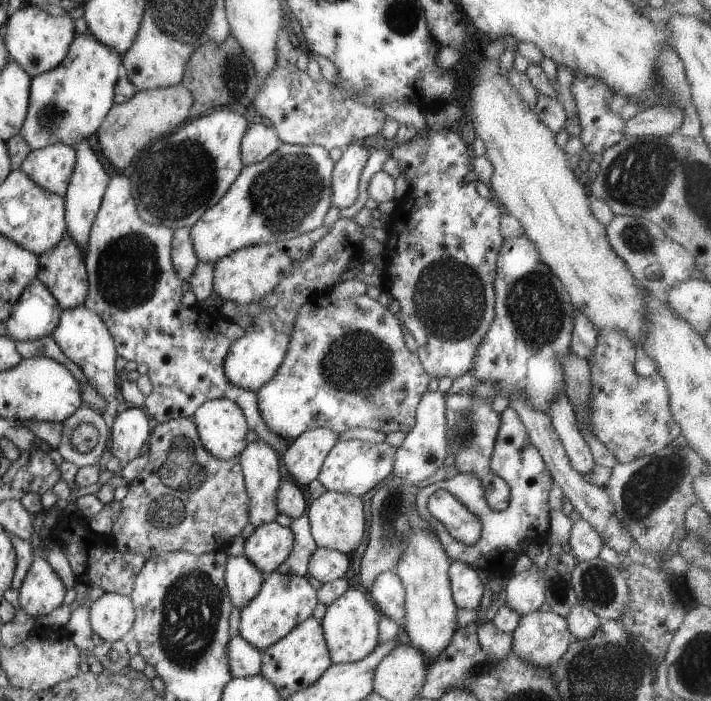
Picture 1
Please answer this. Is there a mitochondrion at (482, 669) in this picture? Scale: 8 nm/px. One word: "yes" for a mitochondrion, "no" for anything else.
yes

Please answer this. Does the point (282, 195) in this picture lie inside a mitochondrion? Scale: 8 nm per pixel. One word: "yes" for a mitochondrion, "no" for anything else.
yes

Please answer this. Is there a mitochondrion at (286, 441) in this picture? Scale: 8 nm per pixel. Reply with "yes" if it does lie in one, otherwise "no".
no

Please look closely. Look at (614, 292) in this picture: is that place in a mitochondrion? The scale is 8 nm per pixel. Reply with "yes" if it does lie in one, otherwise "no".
no

